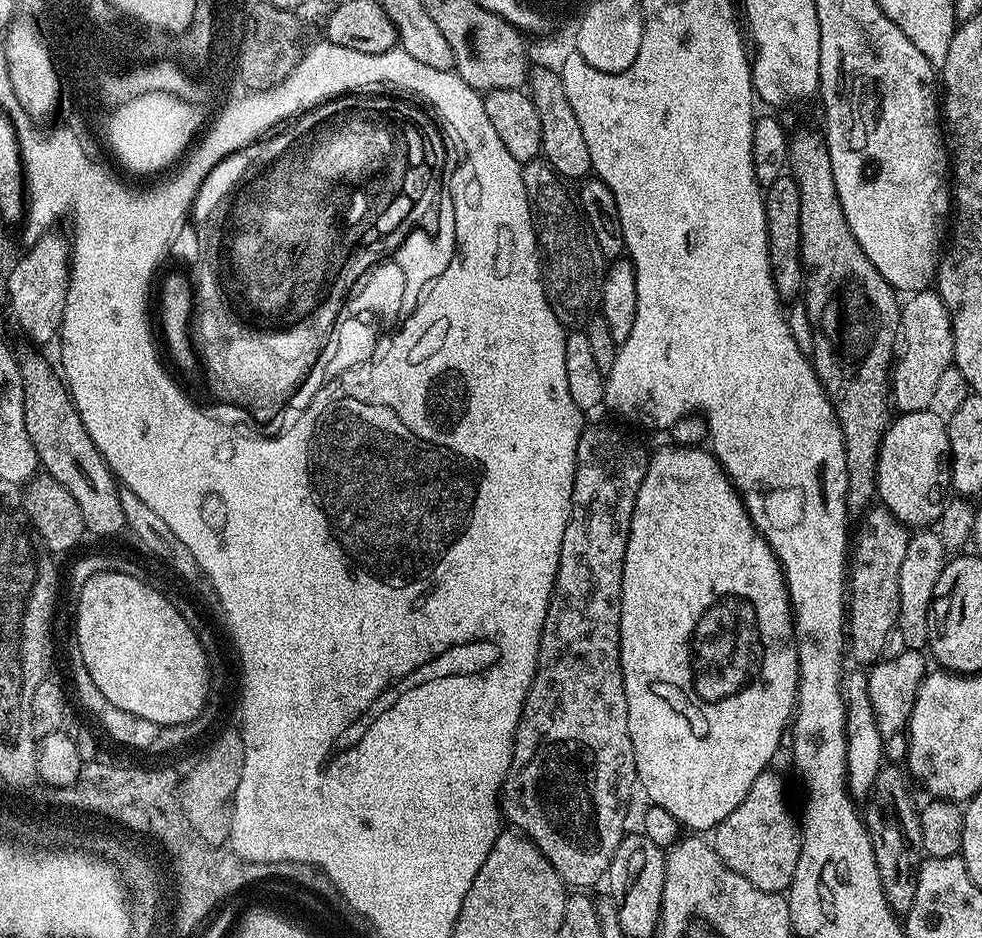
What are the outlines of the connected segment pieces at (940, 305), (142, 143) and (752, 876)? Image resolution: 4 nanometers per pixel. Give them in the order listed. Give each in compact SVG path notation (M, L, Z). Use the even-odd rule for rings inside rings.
M935 290L911 293L900 310L898 359L890 373L890 395L900 412L927 412L934 389L947 368L953 367L954 334L952 313Z
M158 91L133 97L130 102L109 112L100 110L96 113L98 128L103 132L100 138L108 144L111 154L130 172L152 174L175 159L176 162L189 149L201 131L200 126L208 114L208 108Z
M766 770L754 778L746 798L714 829L710 843L734 874L754 882L758 890L784 894L792 884L794 866L798 866L802 828L788 809L783 778L772 771Z

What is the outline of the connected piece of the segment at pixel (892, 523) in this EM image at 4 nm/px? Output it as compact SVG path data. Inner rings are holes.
M883 506L869 507L863 513L864 522L860 526L860 534L854 538L854 553L850 564L850 595L846 600L846 640L850 645L850 656L860 666L871 666L885 655L884 647L888 644L888 635L893 635L898 618L898 573L902 570L902 562L906 559L909 529L890 510Z

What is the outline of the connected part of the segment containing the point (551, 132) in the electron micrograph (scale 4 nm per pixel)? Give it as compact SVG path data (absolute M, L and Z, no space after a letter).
M543 66L533 67L530 72L530 95L538 110L538 122L542 122L540 150L543 159L565 181L583 181L592 172L590 150L586 150L586 138L582 138L582 126L578 126L578 118L574 118L574 110L570 110L570 102L566 102L566 90L559 74Z

